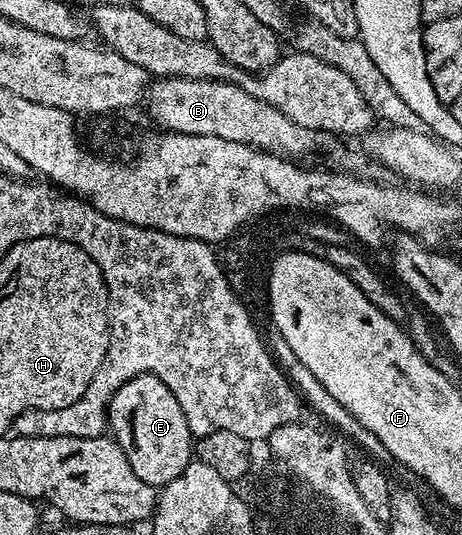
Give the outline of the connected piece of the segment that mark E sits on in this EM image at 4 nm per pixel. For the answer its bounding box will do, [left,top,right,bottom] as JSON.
[108,375,195,488]

